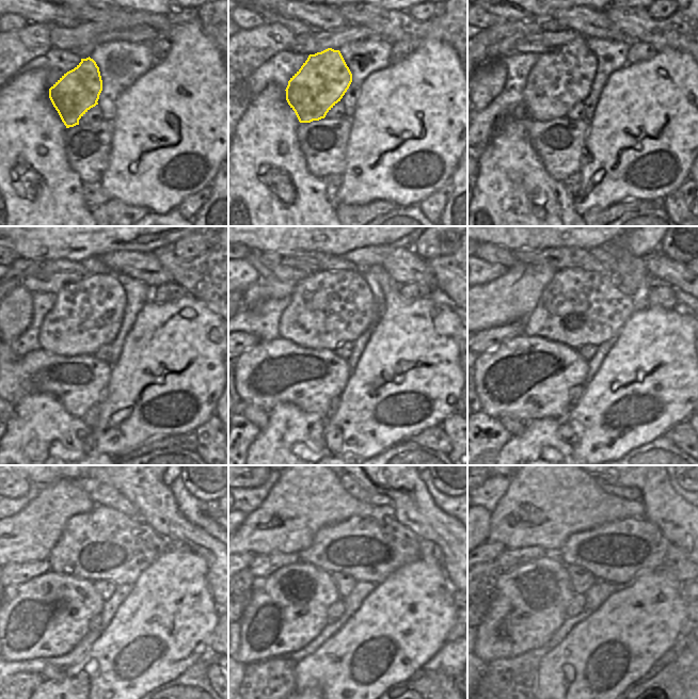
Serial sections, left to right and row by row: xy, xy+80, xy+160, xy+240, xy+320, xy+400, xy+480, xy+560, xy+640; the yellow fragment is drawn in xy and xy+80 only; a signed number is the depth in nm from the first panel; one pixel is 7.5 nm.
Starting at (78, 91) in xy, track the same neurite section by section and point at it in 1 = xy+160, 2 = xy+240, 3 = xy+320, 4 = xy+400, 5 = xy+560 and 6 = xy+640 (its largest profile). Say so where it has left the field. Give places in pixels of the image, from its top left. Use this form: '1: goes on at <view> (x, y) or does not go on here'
1: goes on at xy+160 (560, 79)
2: goes on at xy+240 (88, 314)
3: goes on at xy+320 (327, 310)
4: goes on at xy+400 (576, 307)
5: goes on at xy+560 (367, 550)
6: goes on at xy+640 (617, 552)

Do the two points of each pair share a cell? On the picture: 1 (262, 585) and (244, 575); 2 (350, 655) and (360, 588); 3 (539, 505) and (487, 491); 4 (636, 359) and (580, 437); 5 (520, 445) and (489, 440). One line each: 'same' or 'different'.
1: different
2: different
3: different
4: same
5: different

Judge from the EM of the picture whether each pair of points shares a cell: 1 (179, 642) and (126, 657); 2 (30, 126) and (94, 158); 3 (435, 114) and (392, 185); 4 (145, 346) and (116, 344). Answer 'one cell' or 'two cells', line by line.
1: one cell
2: two cells
3: one cell
4: two cells

